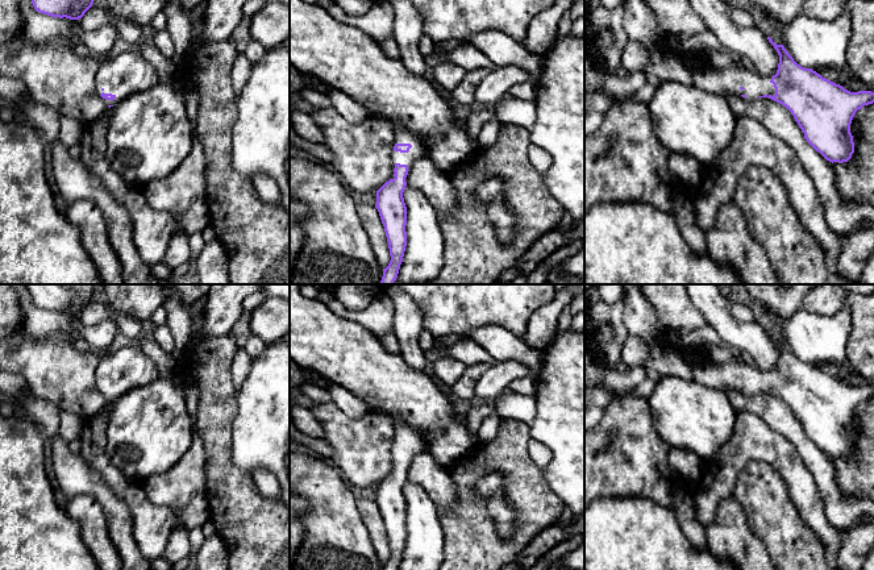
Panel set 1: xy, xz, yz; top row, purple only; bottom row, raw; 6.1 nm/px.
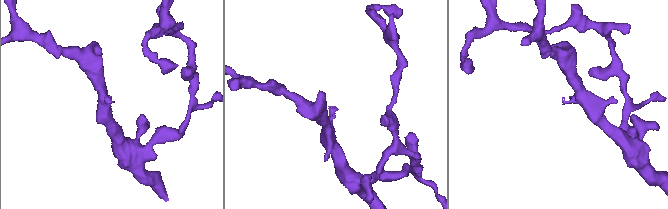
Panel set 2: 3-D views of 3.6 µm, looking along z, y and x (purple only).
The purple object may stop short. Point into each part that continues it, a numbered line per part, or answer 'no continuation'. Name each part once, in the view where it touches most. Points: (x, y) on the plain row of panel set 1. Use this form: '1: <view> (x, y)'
1: xz (403, 429)

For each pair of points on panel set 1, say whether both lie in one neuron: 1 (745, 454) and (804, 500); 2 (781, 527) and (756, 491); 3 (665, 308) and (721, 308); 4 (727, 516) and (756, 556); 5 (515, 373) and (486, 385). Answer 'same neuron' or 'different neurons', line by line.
1: same neuron
2: same neuron
3: different neurons
4: same neuron
5: same neuron

